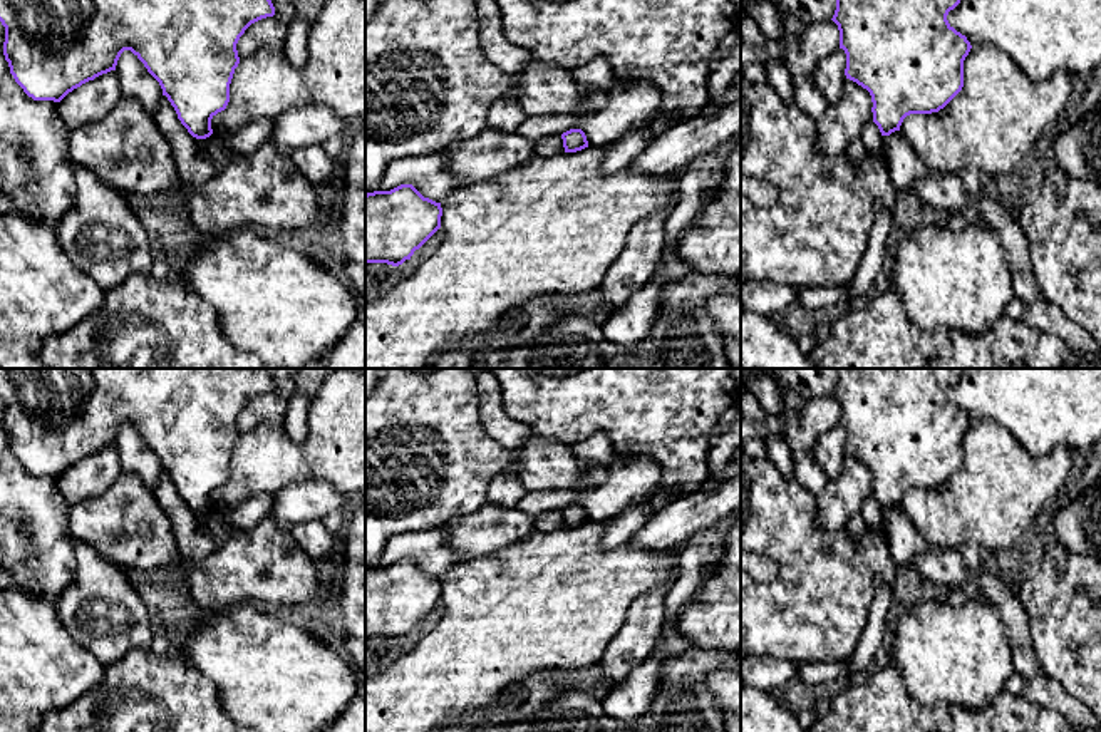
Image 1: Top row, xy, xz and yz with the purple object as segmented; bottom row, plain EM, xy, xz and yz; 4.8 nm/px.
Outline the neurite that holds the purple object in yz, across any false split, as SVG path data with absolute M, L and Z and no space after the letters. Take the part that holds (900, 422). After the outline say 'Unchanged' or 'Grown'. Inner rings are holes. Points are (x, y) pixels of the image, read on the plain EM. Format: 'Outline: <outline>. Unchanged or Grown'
Outline: M836 369L833 397L846 429L846 454L871 471L881 511L900 506L910 489L943 484L964 462L964 436L972 420L947 395L965 369Z. Unchanged

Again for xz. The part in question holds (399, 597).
Outline: M412 559L365 570L365 638L411 635L439 603L442 583Z. Unchanged

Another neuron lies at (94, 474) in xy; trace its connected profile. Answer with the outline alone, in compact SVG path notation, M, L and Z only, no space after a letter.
M111 446L69 467L59 477L59 491L77 504L106 492L121 472L117 447Z

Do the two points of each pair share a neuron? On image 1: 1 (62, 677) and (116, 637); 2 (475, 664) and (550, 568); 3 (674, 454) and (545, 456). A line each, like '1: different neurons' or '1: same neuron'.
1: different neurons
2: same neuron
3: different neurons

